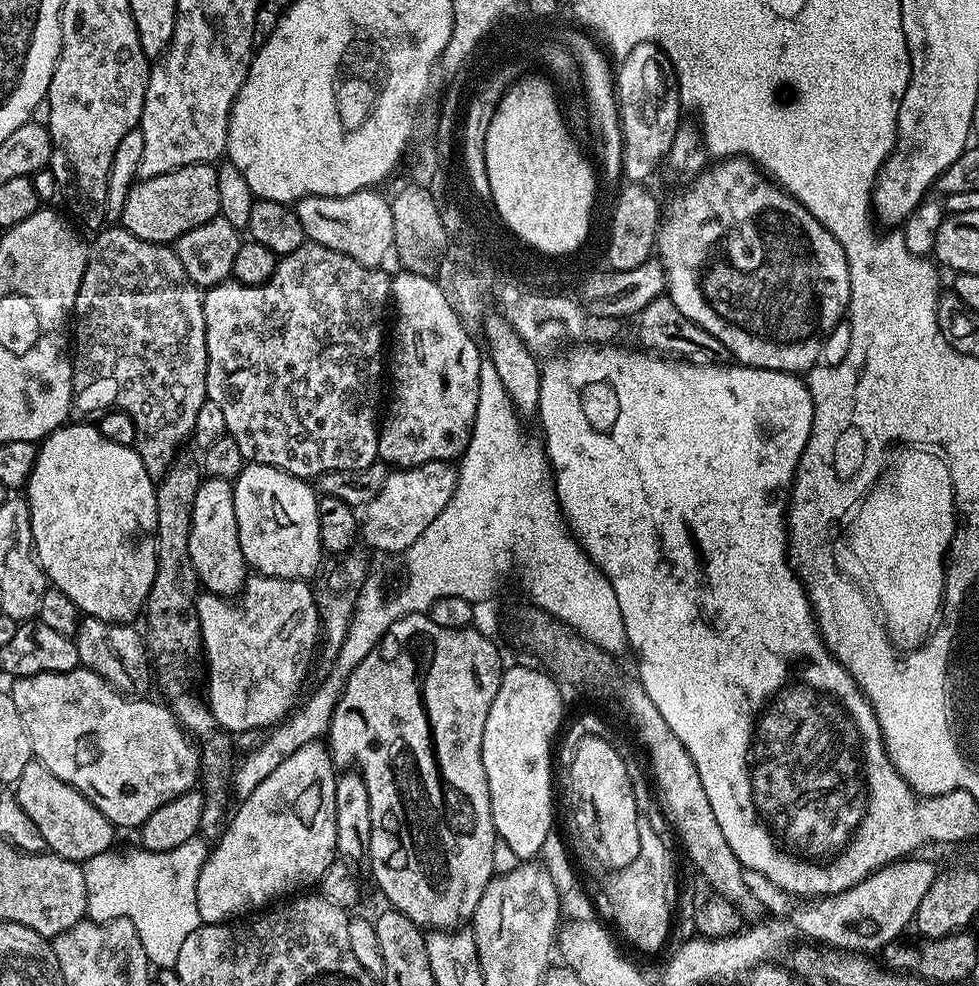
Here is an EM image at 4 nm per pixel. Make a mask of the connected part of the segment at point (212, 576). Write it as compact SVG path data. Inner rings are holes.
M204 478L194 498L190 558L196 567L201 585L216 596L235 598L244 591L250 579L250 569L238 542L238 518L234 518L233 481Z

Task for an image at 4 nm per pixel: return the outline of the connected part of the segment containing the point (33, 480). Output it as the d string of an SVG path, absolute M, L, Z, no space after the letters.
M69 422L57 432L51 432L45 436L36 450L34 470L30 474L26 485L26 499L30 510L30 526L32 527L32 547L36 549L36 561L48 577L51 587L62 590L74 606L78 606L84 616L93 616L99 620L105 620L111 624L126 624L135 621L135 616L145 611L148 595L154 586L154 574L156 573L156 523L158 522L158 510L156 509L156 484L154 478L146 470L142 458L136 452L135 447L127 448L118 446L118 442L110 442L100 433L99 427L92 424L75 424Z

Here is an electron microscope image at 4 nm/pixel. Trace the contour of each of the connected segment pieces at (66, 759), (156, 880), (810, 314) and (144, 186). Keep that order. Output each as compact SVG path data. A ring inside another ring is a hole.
M77 666L69 672L43 672L33 676L18 676L11 683L10 691L14 698L14 706L18 706L18 714L22 714L22 722L26 722L26 734L30 734L33 757L39 760L42 766L46 766L46 770L50 770L50 774L54 774L54 778L58 778L84 793L87 800L94 806L98 806L98 810L102 810L102 814L114 826L119 825L119 820L143 822L146 818L150 818L150 814L154 814L154 810L158 810L158 806L166 806L166 802L191 792L197 787L200 779L200 749L197 741L189 736L178 723L176 715L172 713L171 707L167 703L159 704L156 700L148 700L149 698L126 696L118 689L111 688L101 676L83 666Z
M197 835L174 850L146 851L134 848L122 855L109 850L83 861L81 868L87 880L87 917L100 923L119 919L130 920L142 939L149 963L157 969L175 968L178 953L182 950L187 935L192 934L201 925L197 906L198 874L201 873L201 866L208 860L209 851L206 839Z
M733 156L713 164L704 168L691 181L693 184L669 208L667 205L666 211L663 213L660 231L656 233L654 252L665 268L666 295L674 302L674 306L678 306L678 310L682 310L682 314L686 314L686 318L690 318L690 322L702 326L702 330L706 330L706 334L718 338L718 342L722 342L722 346L726 346L729 357L733 361L746 364L749 368L765 368L793 374L807 373L817 367L818 361L821 359L821 357L819 358L820 351L824 348L824 339L839 324L841 327L851 301L850 266L844 248L838 242L838 238L834 238L834 234L830 234L830 230L826 230L822 226L822 222L818 222L818 218L814 218L814 214L810 214L810 210L806 210L806 206L800 204L789 192L784 191L779 184L769 179L751 160L743 156Z
M191 164L149 180L137 179L126 194L118 224L146 242L172 246L186 230L202 226L219 215L216 168L212 164Z

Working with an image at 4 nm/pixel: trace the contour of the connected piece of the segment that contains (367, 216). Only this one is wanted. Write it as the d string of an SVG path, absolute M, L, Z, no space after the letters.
M365 190L349 196L305 196L295 205L298 222L302 222L305 237L311 243L321 244L330 250L338 250L338 254L346 254L354 258L354 262L367 268L381 267L385 263L383 260L387 258L388 251L390 253L393 251L396 235L394 234L394 214L389 197L379 196L378 193L379 191L376 190Z

